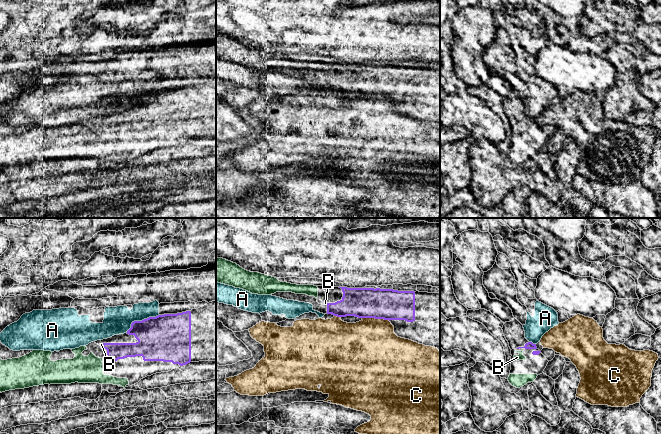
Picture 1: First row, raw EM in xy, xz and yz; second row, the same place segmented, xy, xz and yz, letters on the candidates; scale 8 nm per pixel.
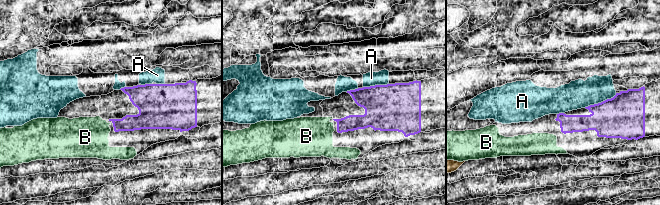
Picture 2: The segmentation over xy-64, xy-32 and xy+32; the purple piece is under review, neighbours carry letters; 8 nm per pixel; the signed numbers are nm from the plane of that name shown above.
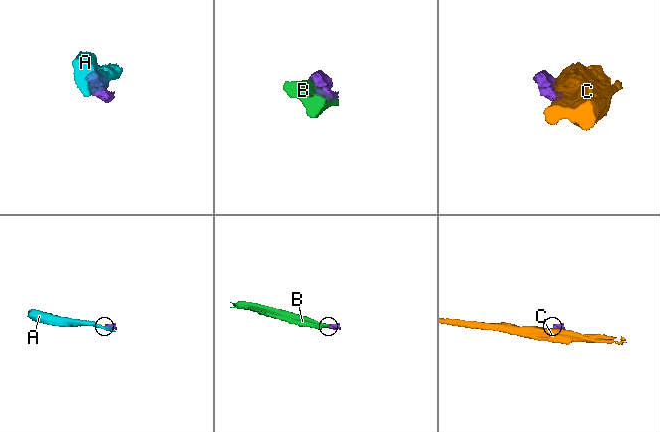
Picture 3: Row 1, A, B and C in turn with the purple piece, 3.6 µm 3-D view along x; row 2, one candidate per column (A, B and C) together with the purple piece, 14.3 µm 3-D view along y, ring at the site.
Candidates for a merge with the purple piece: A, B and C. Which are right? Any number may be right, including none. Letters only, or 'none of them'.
B

